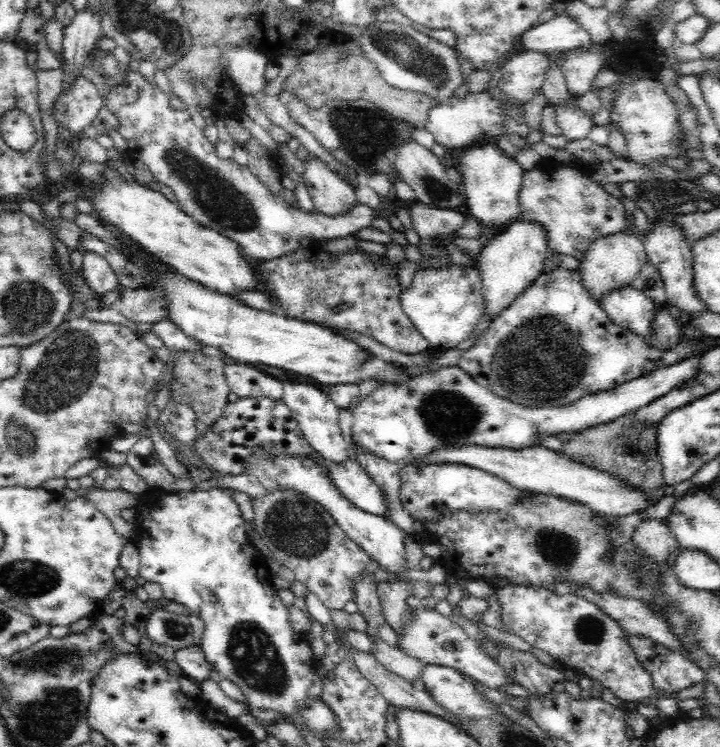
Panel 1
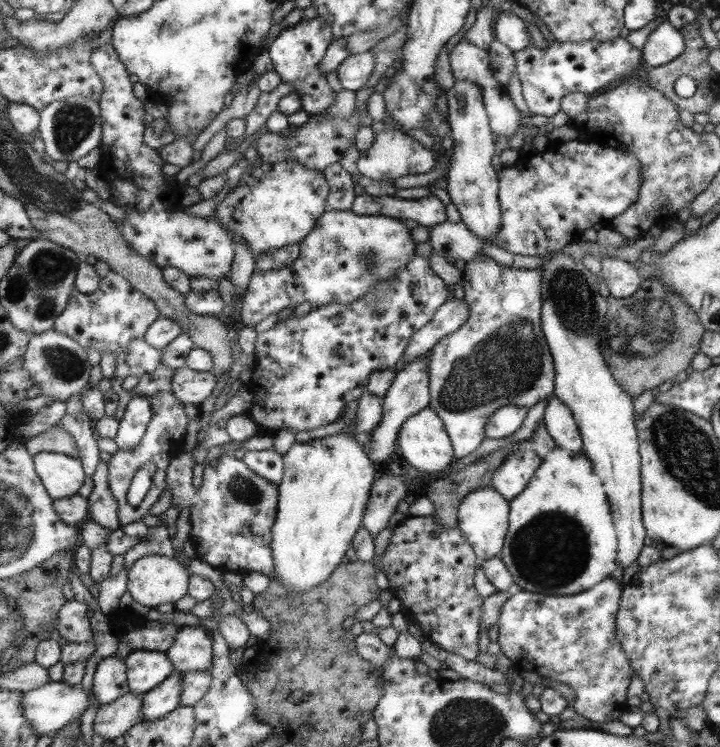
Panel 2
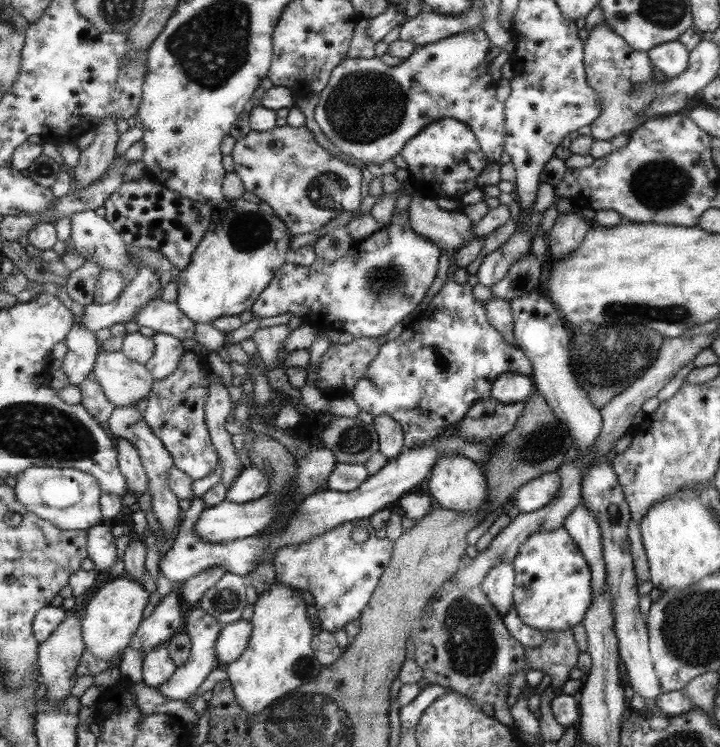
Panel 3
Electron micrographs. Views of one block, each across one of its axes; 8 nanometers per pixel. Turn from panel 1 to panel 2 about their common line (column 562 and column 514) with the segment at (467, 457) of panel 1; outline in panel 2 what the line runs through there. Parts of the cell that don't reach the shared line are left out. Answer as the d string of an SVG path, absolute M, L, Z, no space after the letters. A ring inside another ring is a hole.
M518 448L514 454L511 454L505 460L503 466L495 472L491 486L506 501L511 502L524 492L542 462L543 457L540 457L532 448Z

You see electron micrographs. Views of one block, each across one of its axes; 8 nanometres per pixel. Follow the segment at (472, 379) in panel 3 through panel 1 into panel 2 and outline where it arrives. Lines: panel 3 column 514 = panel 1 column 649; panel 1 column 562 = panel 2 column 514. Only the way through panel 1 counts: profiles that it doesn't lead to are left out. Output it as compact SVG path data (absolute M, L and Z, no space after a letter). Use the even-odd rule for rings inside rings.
M487 256L461 265L463 301L468 305L466 322L451 335L440 339L425 356L430 376L430 407L446 425L456 459L470 456L485 439L485 426L499 408L508 405L530 408L545 400L554 388L554 364L542 329L543 276L538 269L516 269L497 264Z

